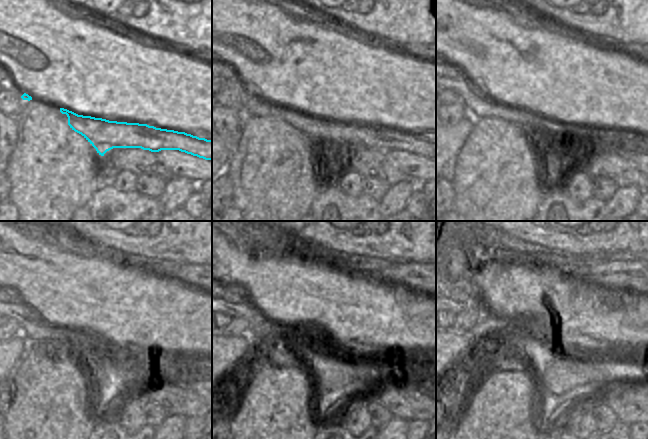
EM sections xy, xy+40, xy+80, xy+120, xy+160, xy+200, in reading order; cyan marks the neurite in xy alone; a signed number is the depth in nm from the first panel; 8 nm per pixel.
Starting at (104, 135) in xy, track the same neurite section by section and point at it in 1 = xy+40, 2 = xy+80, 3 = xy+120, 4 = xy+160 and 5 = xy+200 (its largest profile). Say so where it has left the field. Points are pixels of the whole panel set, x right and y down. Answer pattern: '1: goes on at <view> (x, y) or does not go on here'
1: goes on at xy+40 (320, 130)
2: goes on at xy+80 (478, 106)
3: goes on at xy+120 (35, 331)
4: goes on at xy+160 (258, 331)
5: goes on at xy+200 (456, 307)

